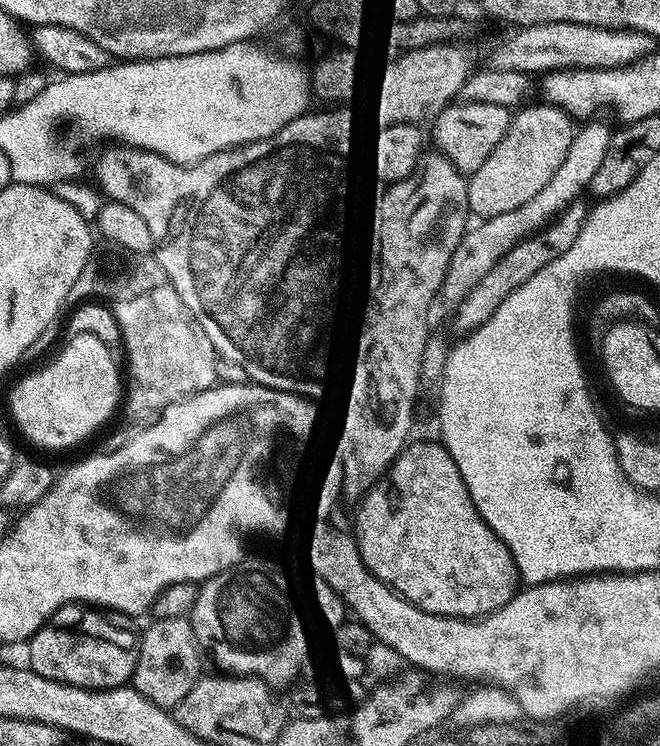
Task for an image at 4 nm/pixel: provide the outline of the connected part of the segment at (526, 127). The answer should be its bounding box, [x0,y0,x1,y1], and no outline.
[469,102,574,218]

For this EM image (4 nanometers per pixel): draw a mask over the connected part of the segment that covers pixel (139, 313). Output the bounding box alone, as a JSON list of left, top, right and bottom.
[111,284,218,414]

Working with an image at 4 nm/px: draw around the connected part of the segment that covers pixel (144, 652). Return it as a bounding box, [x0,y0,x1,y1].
[130,615,201,708]

